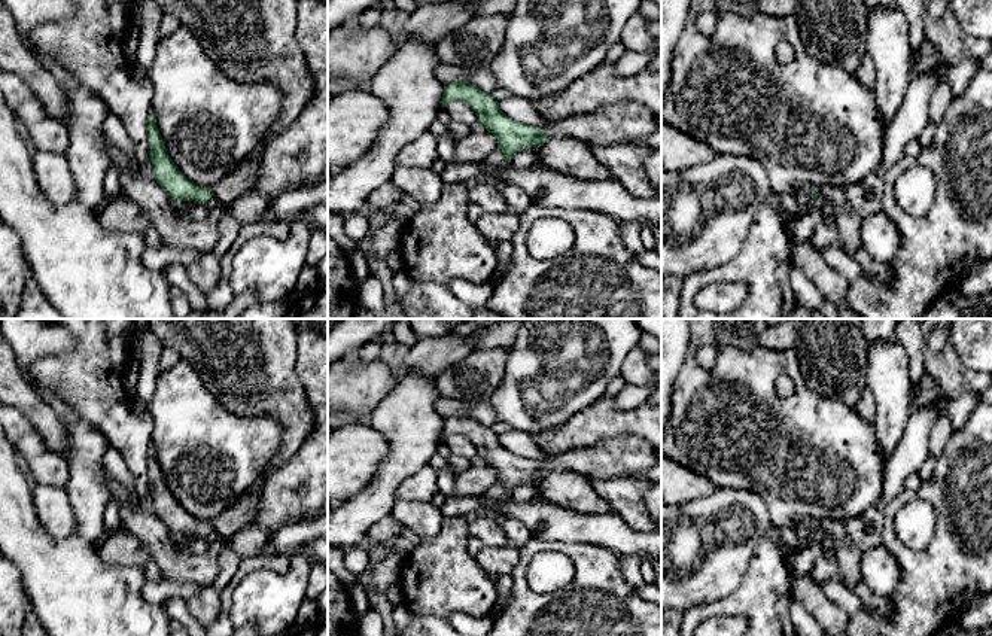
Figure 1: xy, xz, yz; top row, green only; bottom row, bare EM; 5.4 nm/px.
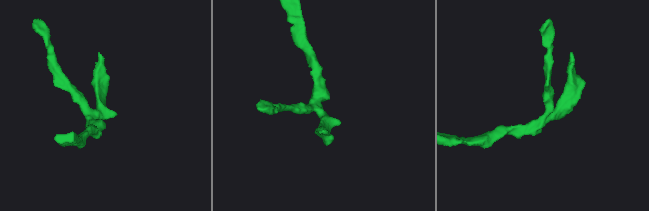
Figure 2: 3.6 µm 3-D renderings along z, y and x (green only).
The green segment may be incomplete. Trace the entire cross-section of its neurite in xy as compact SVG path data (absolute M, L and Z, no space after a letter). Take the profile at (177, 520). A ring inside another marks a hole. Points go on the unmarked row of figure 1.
M153 444L149 448L147 469L150 475L149 496L152 497L153 512L171 533L185 535L186 532L192 532L200 538L206 538L213 532L210 521L203 521L191 515L170 492L156 460Z

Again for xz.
M471 416L444 419L442 441L453 435L466 436L497 474L508 496L523 483L542 480L547 472L570 471L588 478L615 480L651 469L660 457L655 448L639 436L617 436L584 448L550 456L544 463L506 450L490 426Z

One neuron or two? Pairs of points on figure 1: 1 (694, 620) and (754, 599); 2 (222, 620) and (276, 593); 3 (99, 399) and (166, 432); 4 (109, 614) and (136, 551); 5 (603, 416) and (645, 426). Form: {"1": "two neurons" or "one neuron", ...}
{"1": "one neuron", "2": "two neurons", "3": "two neurons", "4": "two neurons", "5": "one neuron"}

